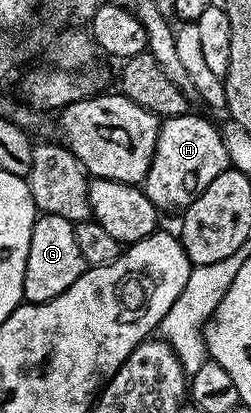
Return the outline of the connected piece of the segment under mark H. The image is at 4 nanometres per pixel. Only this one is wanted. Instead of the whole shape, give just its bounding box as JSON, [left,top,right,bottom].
[142,113,229,213]

